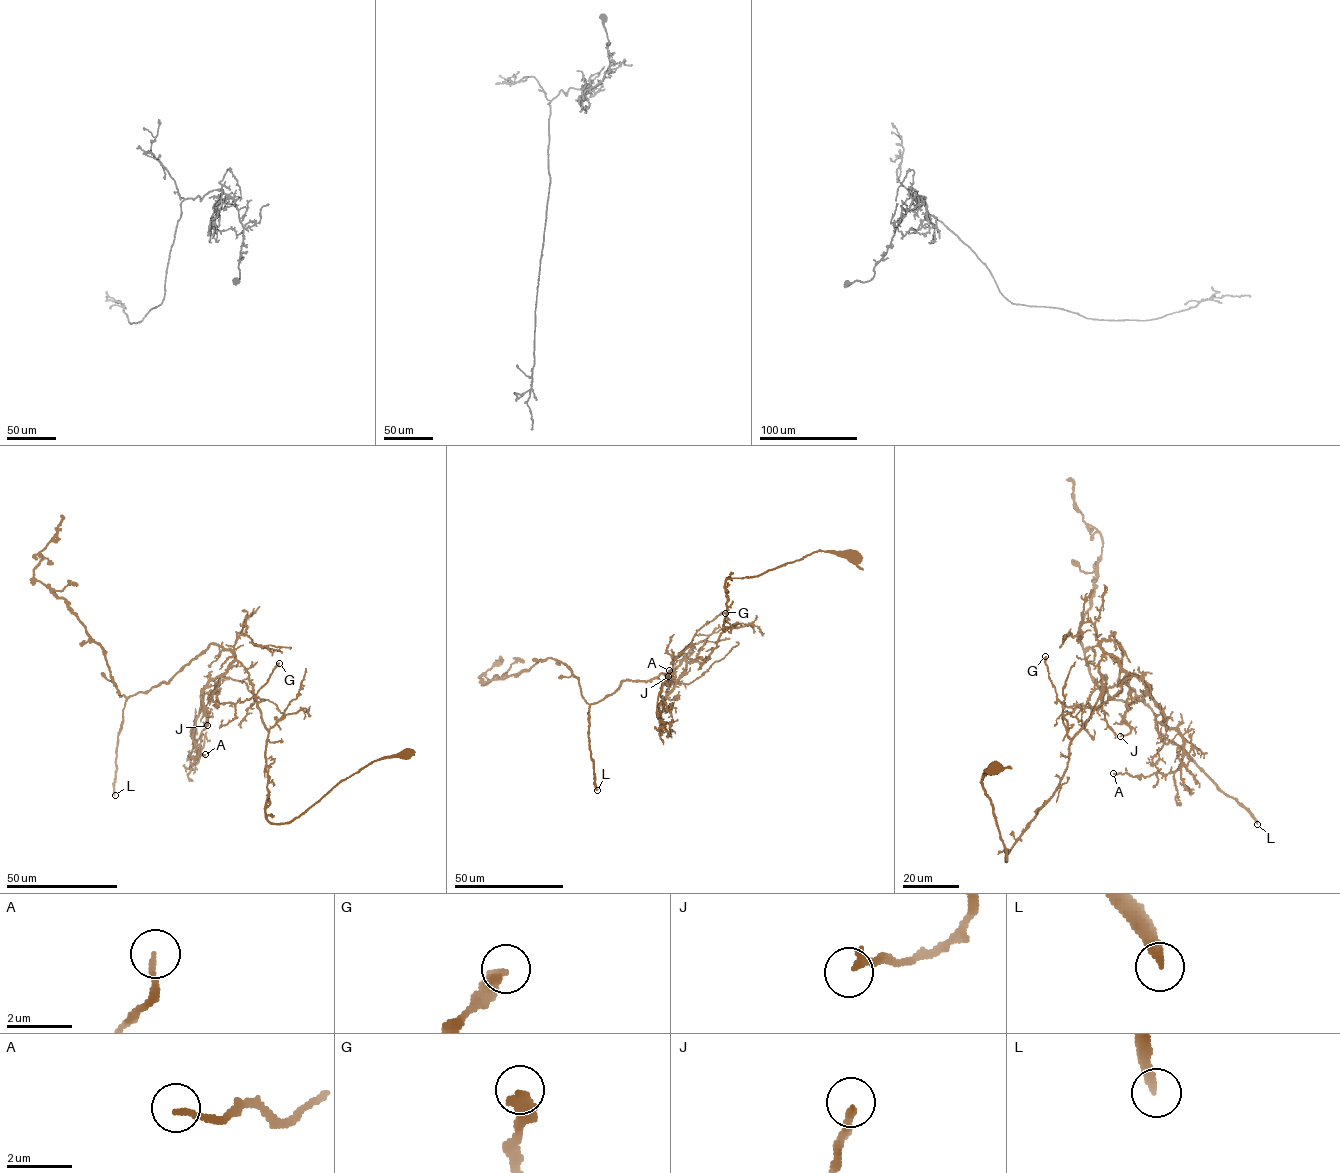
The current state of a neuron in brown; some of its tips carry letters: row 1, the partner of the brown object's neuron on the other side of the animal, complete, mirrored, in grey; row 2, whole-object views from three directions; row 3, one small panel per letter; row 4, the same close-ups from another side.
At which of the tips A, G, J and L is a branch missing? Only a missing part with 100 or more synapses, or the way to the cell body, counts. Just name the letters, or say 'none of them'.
L

